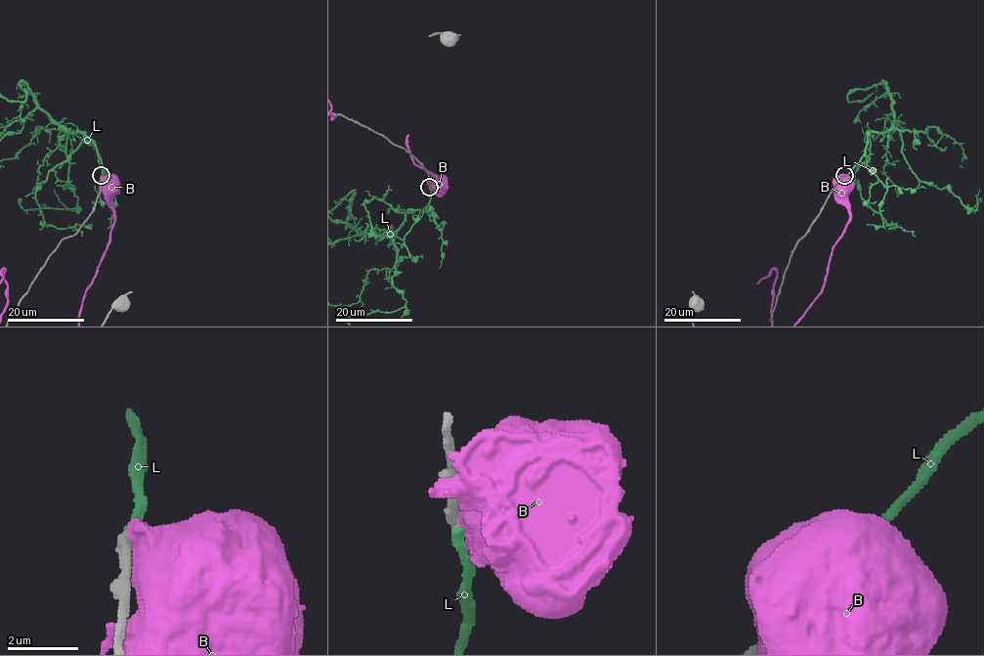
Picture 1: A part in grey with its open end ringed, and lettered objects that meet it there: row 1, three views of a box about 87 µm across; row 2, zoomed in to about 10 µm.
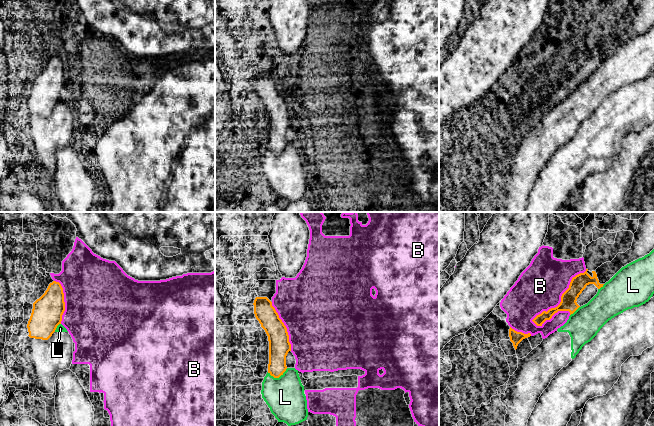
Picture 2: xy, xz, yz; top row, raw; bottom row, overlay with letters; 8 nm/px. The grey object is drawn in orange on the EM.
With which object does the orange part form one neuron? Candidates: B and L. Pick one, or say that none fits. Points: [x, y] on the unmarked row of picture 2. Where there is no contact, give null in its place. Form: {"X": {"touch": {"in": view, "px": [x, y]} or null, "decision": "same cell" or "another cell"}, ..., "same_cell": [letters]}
{"B": {"touch": {"in": "yz", "px": [561, 76]}, "decision": "another cell"}, "L": {"touch": {"in": "xz", "px": [277, 153]}, "decision": "another cell"}, "same_cell": []}

